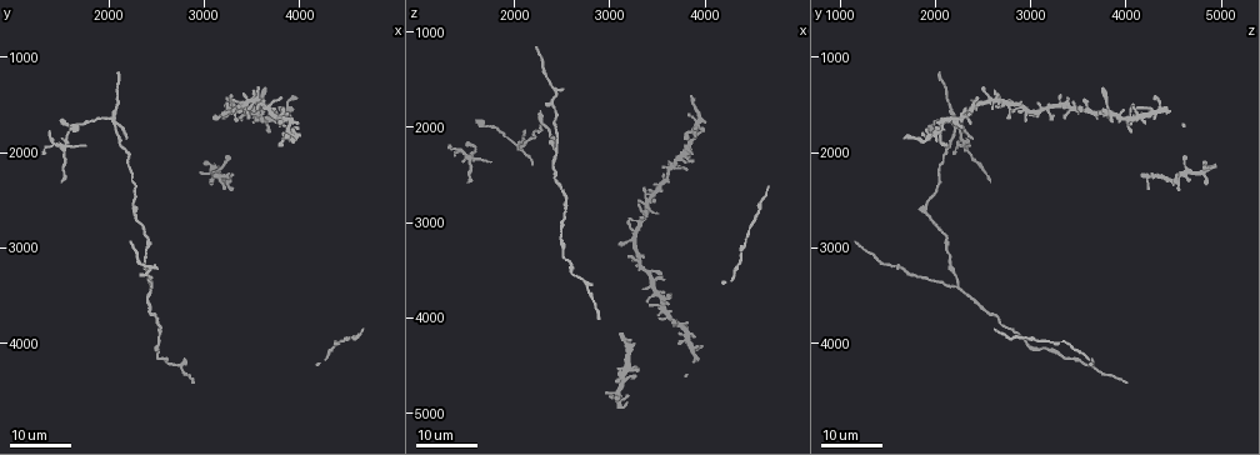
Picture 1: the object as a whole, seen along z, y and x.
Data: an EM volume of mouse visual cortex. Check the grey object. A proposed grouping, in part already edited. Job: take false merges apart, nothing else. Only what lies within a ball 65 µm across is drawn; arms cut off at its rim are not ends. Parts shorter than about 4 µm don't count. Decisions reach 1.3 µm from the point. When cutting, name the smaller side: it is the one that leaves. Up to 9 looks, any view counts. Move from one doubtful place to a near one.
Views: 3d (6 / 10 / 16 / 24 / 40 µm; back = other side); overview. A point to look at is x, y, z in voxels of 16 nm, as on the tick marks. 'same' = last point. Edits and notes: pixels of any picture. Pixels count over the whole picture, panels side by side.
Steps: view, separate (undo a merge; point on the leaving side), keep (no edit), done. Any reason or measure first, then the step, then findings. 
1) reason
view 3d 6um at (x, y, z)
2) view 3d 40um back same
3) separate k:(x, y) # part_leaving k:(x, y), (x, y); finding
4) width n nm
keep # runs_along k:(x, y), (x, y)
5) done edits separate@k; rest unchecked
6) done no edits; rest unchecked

sudden change in width
view 3d 16um at (3280, 1580, 3080)

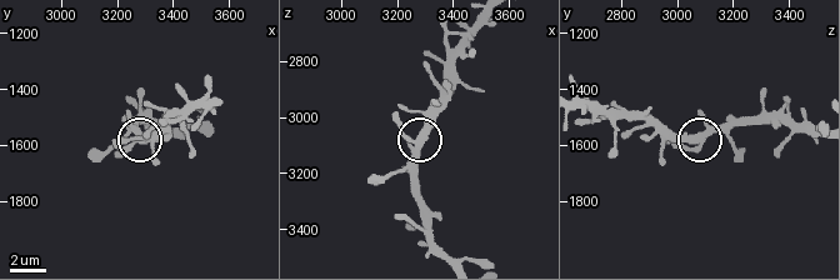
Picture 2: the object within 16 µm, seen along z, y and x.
view 3d 10um at (3270, 1570, 3110)

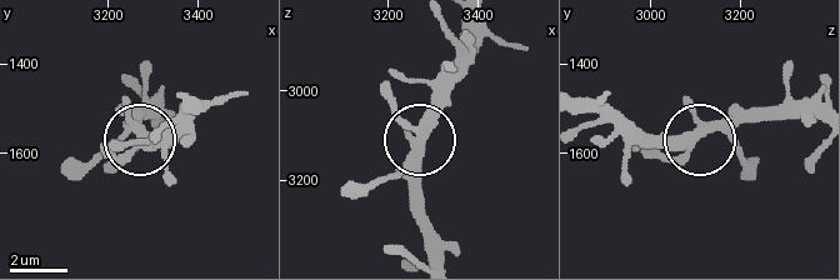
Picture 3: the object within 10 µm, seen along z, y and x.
width 340 nm
keep # continuous, no second neuron

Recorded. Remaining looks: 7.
branch point
view 3d 16um at (2420, 3420, 2200)

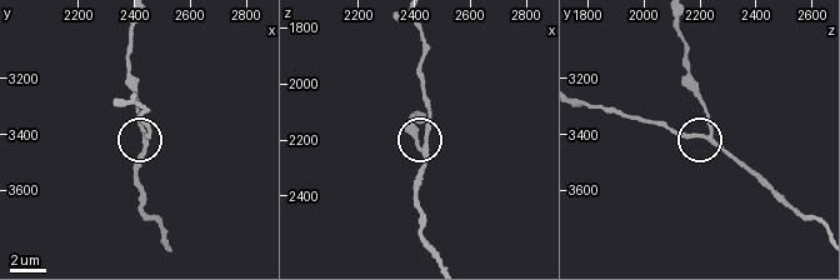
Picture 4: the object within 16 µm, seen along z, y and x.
view 3d 6um at (2440, 3410, 2220)

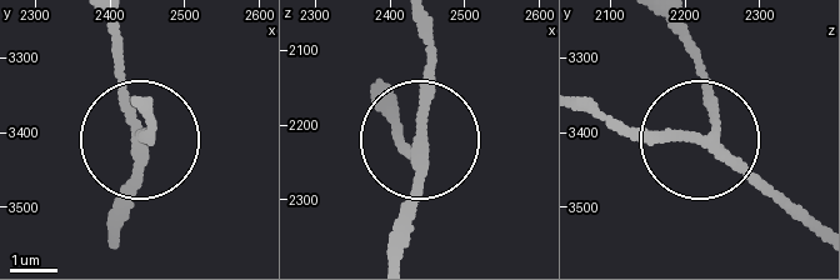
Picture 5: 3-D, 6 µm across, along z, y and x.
arms 3
keep # one neuron here

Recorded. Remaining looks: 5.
four arms meet
view 3d 24um at (3140, 2180, 4620)

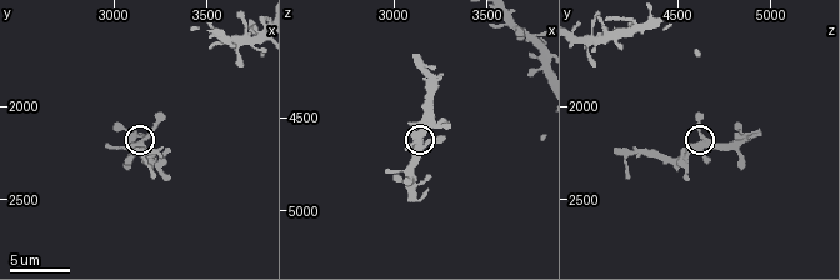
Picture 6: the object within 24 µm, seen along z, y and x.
view 3d 6um at (3120, 2200, 4640)

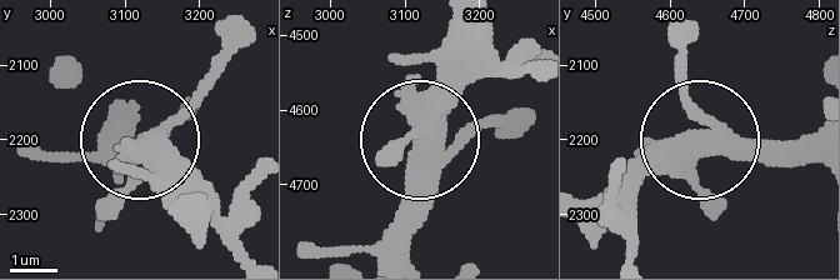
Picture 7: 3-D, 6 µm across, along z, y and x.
keep # one neuron here

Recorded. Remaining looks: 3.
arms run side by side
view 3d 10um at (3180, 2260, 4260)

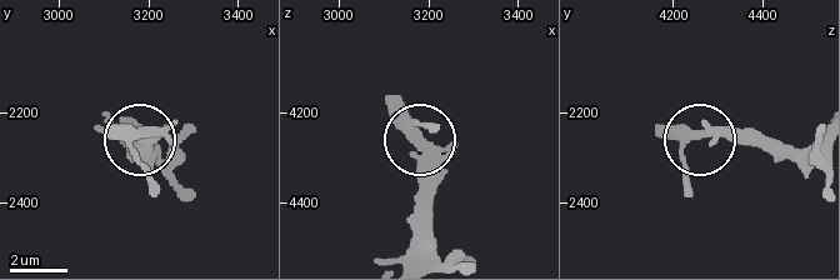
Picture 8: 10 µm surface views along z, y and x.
closer look
view 3d 6um at (3185, 2245, 4260)

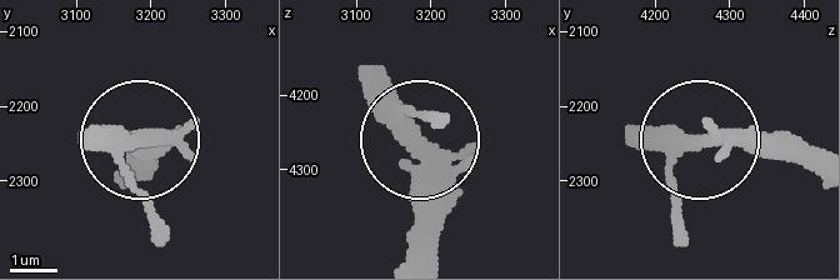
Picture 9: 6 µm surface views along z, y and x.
width 350 nm
keep # all the same neuron

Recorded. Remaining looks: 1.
done no edits; rest unchecked

